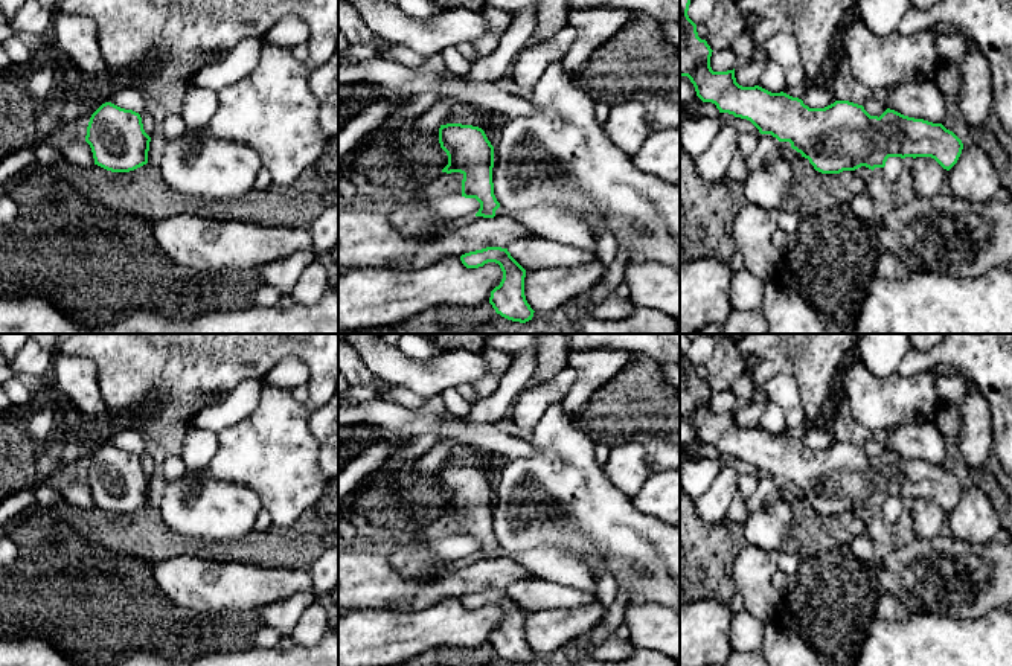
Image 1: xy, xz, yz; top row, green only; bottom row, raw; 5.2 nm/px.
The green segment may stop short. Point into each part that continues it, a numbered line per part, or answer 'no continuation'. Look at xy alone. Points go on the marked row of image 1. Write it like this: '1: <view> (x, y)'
no continuation

